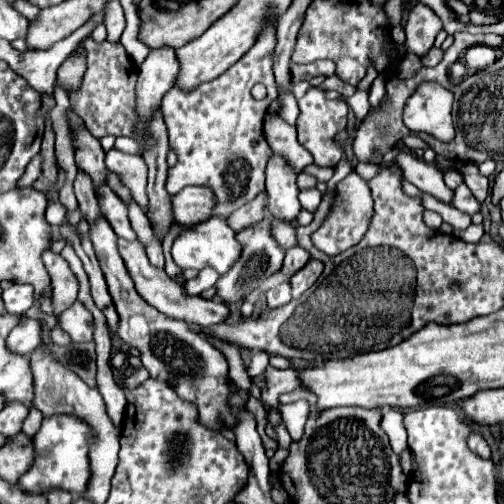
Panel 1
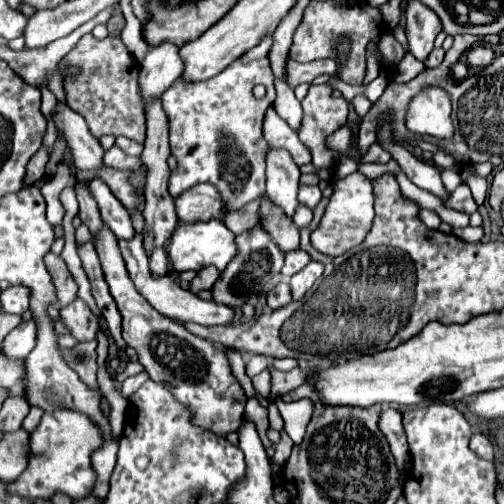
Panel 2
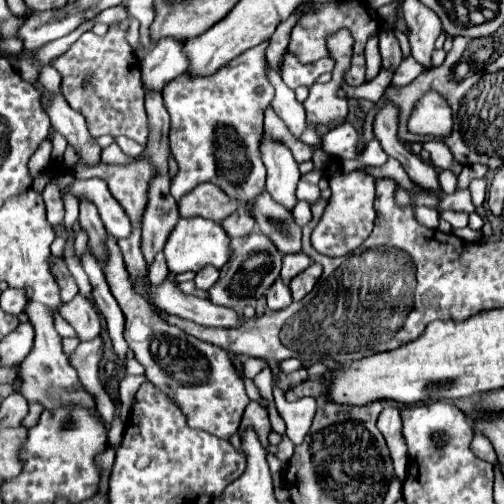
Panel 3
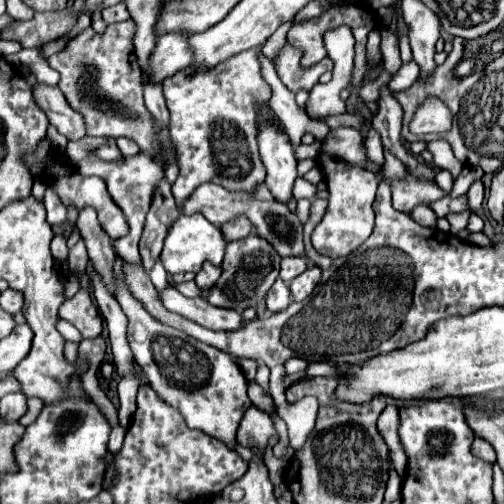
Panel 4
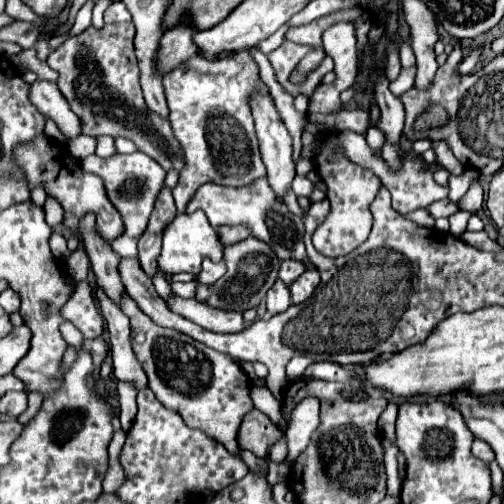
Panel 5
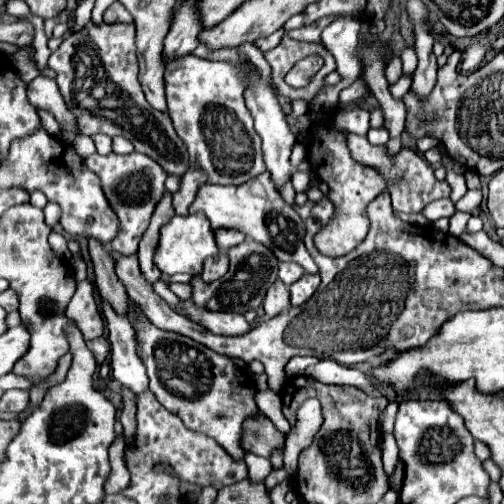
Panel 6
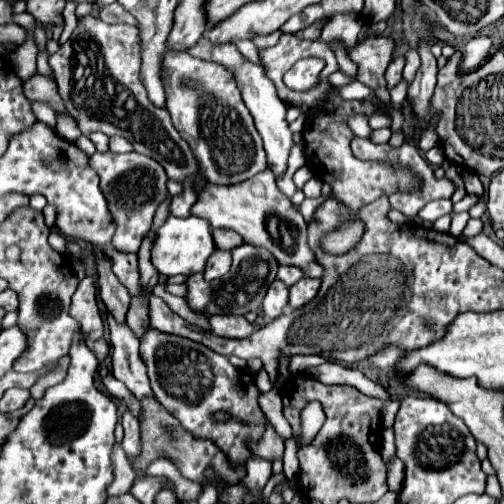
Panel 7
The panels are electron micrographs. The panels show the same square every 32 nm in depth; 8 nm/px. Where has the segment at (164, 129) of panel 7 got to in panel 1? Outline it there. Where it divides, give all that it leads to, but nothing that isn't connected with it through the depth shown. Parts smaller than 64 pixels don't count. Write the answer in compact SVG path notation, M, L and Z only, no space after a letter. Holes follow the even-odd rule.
M90 36L82 42L84 50L86 50L86 62L88 62L88 70L84 74L82 80L82 88L70 96L70 102L74 104L74 112L84 120L88 132L92 132L92 136L102 138L106 134L112 136L132 136L132 124L136 122L136 114L134 114L134 106L136 106L136 64L132 62L132 58L126 54L124 46L118 44L110 44L108 40L104 42L94 42Z

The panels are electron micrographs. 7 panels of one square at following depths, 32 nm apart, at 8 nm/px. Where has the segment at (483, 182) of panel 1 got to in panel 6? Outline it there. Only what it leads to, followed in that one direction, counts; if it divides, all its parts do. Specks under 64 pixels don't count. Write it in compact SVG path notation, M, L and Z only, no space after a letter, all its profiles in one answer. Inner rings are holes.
M468 190L468 192L456 202L456 210L472 212L472 210L480 208L480 202L482 202L482 190Z

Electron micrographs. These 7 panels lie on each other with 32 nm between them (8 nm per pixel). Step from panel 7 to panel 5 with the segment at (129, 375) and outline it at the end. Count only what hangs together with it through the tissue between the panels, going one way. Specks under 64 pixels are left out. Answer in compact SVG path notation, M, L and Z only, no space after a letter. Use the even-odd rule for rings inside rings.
M96 286L96 298L102 310L102 316L106 318L108 332L110 332L110 352L114 360L114 376L120 382L132 382L138 390L148 386L148 380L144 376L142 364L136 360L132 342L130 342L130 322L128 316L120 310L120 306L110 300L100 286Z

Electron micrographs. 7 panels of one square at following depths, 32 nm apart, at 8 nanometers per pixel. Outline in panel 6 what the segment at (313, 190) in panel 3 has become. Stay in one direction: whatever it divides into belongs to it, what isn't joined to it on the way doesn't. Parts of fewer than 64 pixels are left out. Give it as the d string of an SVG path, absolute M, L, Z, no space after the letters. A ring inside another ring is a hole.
M296 172L292 176L292 186L296 192L306 192L310 188L310 172Z

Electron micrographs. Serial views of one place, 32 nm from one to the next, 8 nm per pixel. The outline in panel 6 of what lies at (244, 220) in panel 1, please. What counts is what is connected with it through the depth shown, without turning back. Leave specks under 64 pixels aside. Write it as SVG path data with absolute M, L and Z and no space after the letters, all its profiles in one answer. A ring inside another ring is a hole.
M218 228L216 230L216 242L218 242L220 250L228 250L228 248L232 248L244 240L246 240L244 232L236 232L234 228Z

